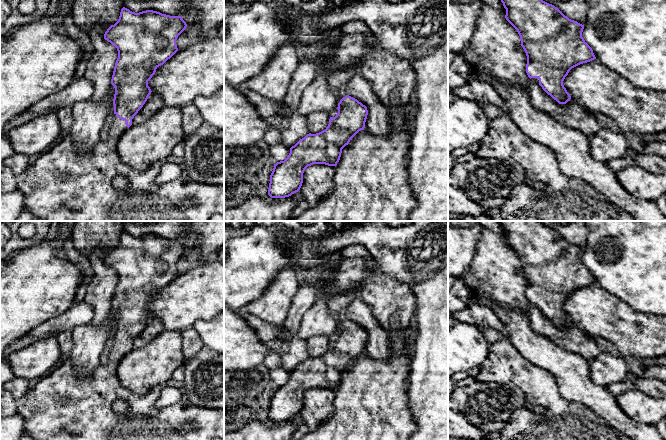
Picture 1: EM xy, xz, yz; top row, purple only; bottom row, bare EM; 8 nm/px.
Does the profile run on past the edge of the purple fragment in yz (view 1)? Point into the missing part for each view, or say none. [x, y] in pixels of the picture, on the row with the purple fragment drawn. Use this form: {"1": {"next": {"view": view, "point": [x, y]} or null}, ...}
{"1": {"next": null}}

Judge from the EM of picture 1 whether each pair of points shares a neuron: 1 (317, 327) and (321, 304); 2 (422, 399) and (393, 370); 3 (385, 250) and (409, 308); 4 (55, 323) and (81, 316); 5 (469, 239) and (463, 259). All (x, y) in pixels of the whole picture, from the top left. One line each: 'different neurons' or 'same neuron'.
1: same neuron
2: different neurons
3: different neurons
4: same neuron
5: same neuron

